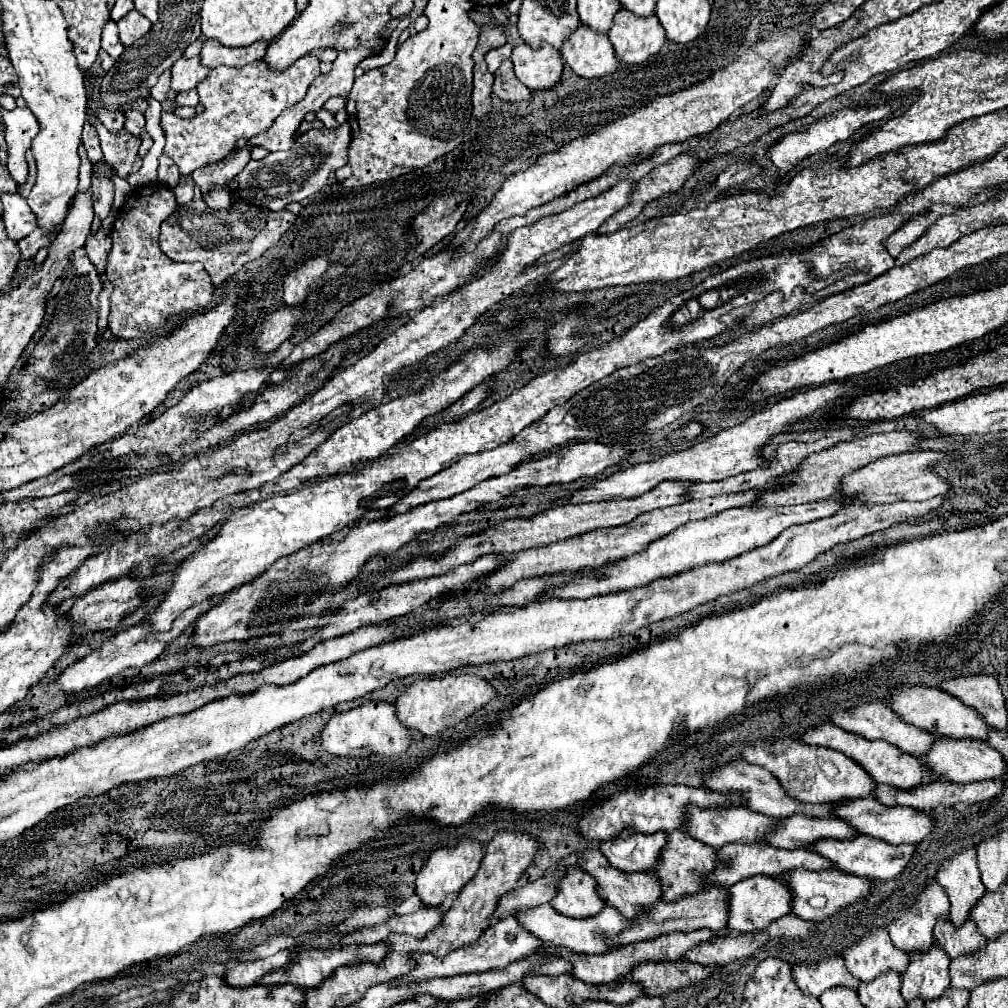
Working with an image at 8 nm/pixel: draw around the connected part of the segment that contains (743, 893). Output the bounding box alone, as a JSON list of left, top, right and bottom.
[728,877,790,933]

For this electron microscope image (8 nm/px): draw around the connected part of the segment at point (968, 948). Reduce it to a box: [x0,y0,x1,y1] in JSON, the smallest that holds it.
[934,919,986,959]

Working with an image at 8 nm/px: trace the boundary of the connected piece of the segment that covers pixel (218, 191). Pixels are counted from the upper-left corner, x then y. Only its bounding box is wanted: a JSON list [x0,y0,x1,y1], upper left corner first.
[204,185,232,209]

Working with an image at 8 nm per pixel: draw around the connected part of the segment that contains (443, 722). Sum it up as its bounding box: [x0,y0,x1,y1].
[396,675,496,737]

